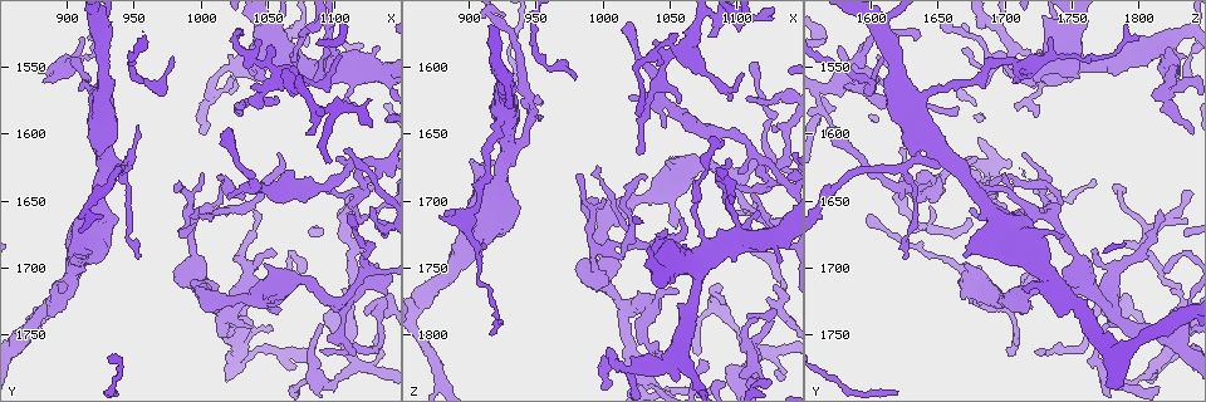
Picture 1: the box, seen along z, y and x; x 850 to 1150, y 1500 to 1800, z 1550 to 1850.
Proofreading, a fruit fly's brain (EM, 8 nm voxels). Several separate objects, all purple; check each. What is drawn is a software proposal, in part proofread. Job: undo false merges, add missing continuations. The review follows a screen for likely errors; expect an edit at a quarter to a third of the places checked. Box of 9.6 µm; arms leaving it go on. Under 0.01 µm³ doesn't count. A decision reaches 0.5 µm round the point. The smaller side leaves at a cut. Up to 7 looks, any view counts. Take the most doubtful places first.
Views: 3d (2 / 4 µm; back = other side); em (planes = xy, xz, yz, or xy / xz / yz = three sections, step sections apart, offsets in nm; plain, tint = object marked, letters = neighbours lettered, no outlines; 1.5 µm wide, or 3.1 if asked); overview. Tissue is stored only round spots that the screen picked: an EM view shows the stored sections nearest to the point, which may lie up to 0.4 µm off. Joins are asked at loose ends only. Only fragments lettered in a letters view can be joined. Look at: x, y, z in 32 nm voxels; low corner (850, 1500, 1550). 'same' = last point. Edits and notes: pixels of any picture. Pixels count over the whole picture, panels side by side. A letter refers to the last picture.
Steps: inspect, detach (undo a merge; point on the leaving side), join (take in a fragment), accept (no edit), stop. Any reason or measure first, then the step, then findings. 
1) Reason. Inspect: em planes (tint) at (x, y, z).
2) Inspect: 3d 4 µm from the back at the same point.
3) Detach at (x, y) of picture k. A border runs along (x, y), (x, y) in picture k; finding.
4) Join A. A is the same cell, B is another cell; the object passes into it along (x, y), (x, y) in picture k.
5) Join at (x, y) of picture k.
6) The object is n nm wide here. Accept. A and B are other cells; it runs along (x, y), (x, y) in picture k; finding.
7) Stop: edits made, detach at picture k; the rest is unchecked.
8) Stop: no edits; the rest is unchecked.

Inspect: em planes (letters) at (1080, 1598, 1578).

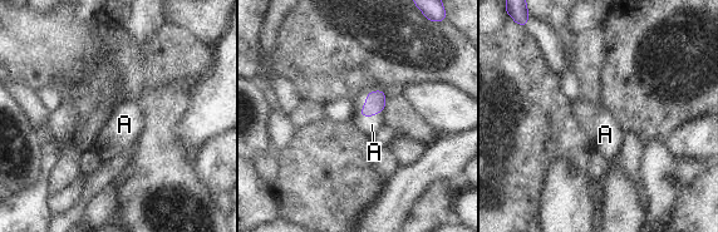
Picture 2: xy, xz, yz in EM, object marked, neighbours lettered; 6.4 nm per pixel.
The longest contact is with A, 220 nm. Join A. A is the same cell; the object passes into it along (375, 100), (365, 98), (372, 124) in picture 2; it goes on there.

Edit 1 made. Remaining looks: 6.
Calibre changes. Inspect: em planes (letters) at (1112, 1572, 1720).

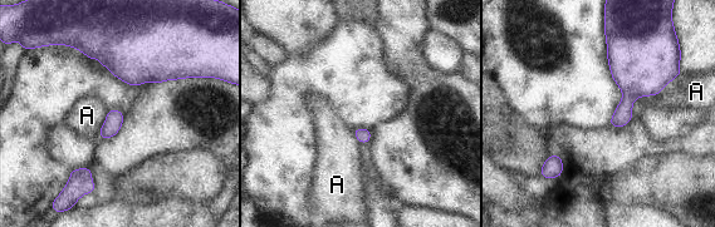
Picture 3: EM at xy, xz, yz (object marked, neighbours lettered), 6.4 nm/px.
The object is 60 nm wide here. Accept. A is another cell; a border runs along (108, 110), (98, 136) in picture 3; one neuron here.

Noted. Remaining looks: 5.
Calibre changes. Inspect: em planes (letters) at (906, 1544, 1738).

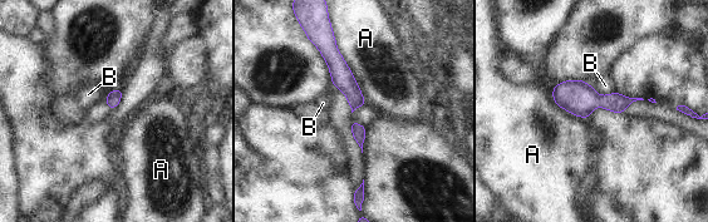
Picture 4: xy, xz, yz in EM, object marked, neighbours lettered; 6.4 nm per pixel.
The object is 90 nm wide here. Accept. A and B are other cells; continuous, no second neuron.

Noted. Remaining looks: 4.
Stop: edits made, join at picture 2; the rest is unchecked.

